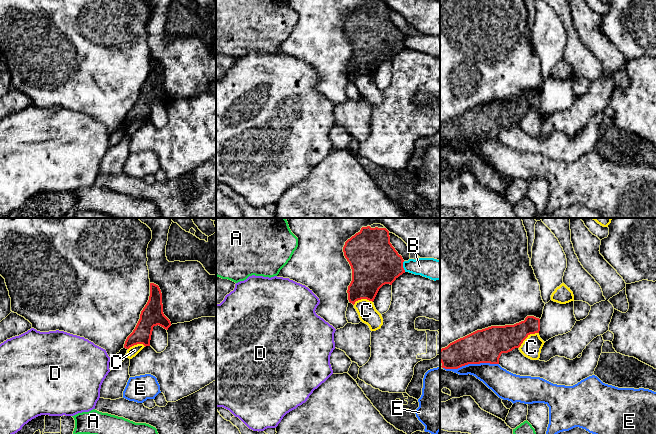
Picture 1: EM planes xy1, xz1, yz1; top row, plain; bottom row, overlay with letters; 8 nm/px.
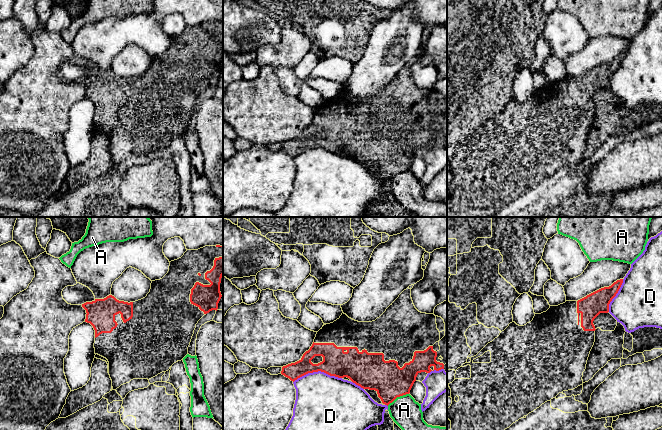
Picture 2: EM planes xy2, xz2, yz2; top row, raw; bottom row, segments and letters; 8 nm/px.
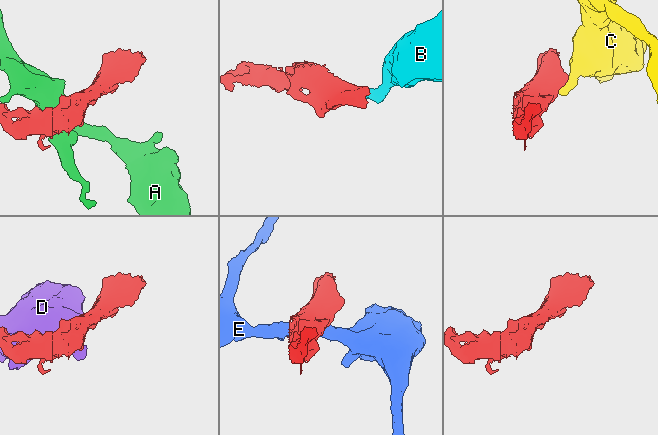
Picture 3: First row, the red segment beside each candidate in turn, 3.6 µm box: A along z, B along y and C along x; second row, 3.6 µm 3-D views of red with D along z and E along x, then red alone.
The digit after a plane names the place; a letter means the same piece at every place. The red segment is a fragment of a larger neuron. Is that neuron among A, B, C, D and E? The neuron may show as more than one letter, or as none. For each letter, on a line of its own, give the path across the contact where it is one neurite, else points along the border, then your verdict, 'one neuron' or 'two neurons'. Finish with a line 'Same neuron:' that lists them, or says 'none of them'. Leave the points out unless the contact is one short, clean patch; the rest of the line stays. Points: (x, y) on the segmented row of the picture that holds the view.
A: two neurons
B: two neurons
C: along yz1 (538, 332), (531, 333), (518, 347) | two neurons
D: two neurons
E: two neurons
Same neuron: none of them

